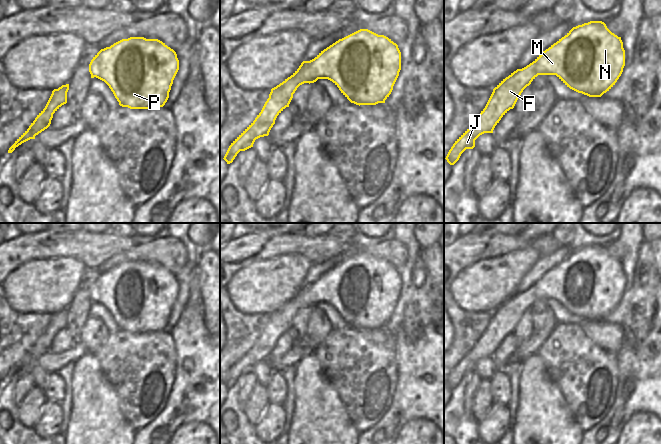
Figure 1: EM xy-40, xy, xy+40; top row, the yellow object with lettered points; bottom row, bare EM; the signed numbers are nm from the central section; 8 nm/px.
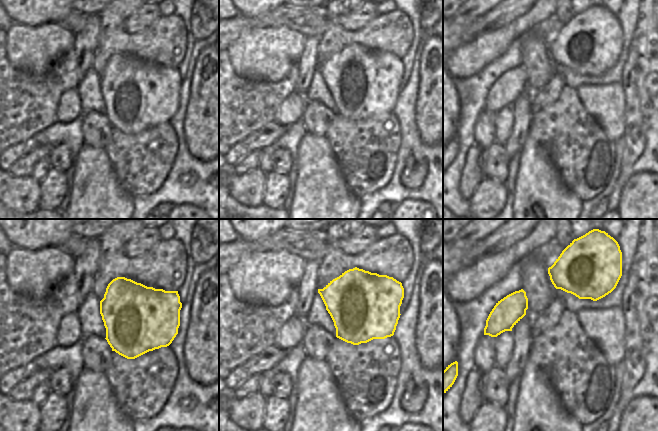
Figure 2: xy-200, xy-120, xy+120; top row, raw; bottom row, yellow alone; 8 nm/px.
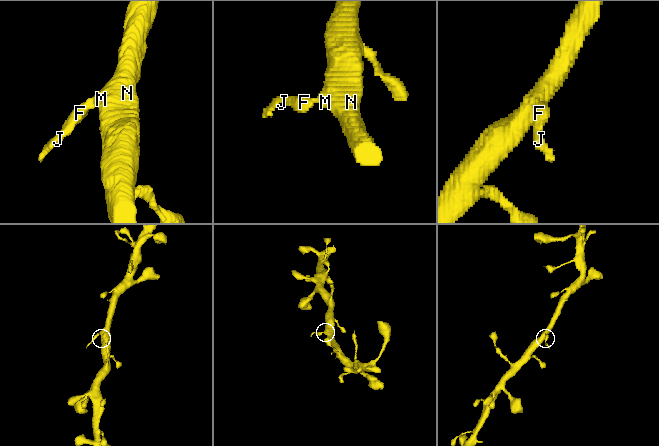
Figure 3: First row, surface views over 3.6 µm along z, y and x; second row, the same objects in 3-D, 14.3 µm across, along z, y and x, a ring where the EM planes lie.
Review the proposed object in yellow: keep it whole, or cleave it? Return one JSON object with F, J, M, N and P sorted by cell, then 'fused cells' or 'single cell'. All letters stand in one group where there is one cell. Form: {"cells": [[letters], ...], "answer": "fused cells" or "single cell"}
{"cells": [["F", "J", "M", "N", "P"]], "answer": "single cell"}

